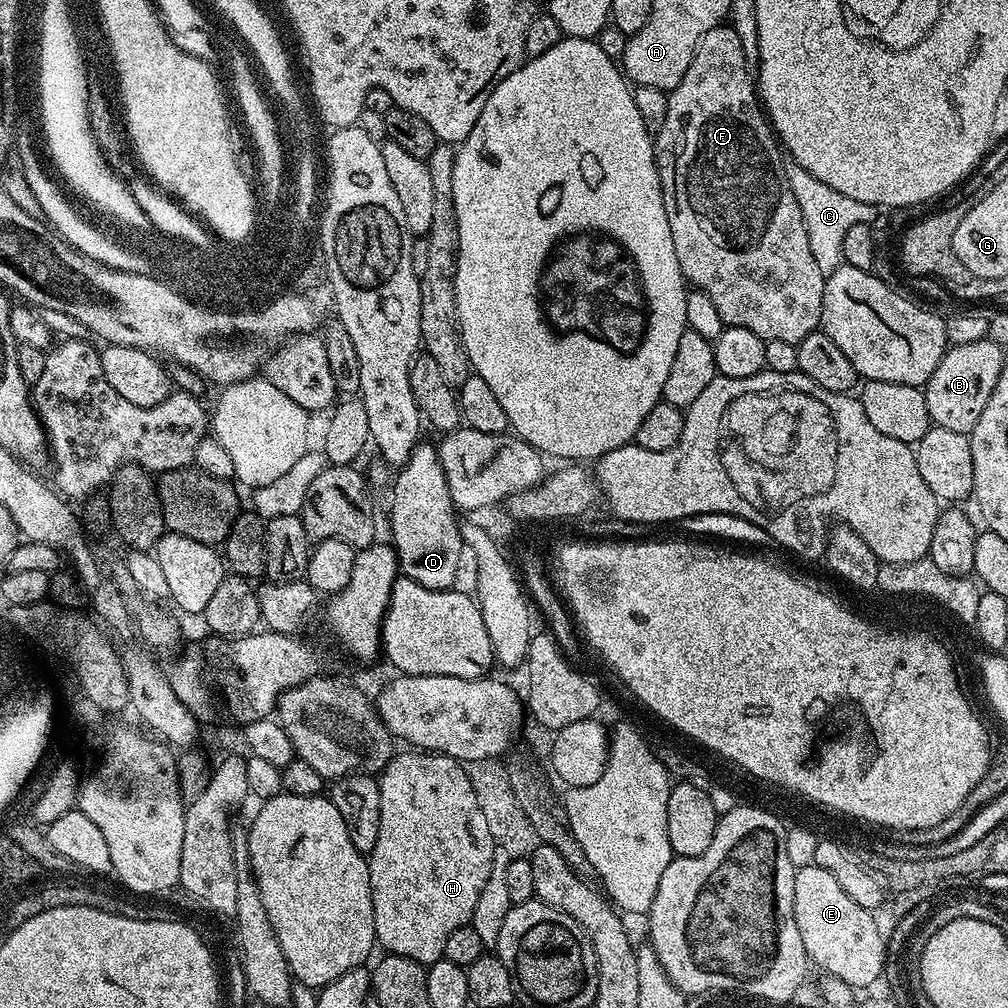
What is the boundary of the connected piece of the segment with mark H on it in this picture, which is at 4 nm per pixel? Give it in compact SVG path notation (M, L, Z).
M404 750L401 754L393 755L392 761L384 767L383 772L379 773L380 782L380 817L378 818L378 842L374 842L374 850L367 853L366 859L368 869L370 870L370 890L372 891L372 901L374 902L374 930L376 931L376 943L383 949L385 953L393 956L401 956L402 958L414 958L414 962L425 966L444 959L444 951L446 950L446 942L450 939L450 934L454 934L454 930L458 930L464 924L471 924L472 915L474 914L474 906L478 903L478 897L482 895L482 886L486 886L486 878L490 878L490 870L492 869L492 859L496 853L497 846L492 840L490 829L486 826L486 817L482 815L482 806L478 806L478 797L474 794L474 786L470 786L470 778L468 777L467 767L461 761L455 760L453 756L441 756L438 752L425 752L423 750Z

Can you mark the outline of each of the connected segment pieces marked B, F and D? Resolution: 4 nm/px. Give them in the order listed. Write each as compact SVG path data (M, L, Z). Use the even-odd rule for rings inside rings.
M987 338L949 347L922 389L935 427L972 433L982 410L986 410L986 402L990 402L990 394L994 394L994 386L998 386L998 374L1002 374L1006 362L1004 352L1001 345Z
M722 23L714 30L706 30L694 50L694 58L690 62L690 70L682 74L682 82L667 93L668 109L666 122L662 123L660 132L654 136L656 150L656 169L660 172L660 189L664 195L666 218L670 222L670 238L674 238L674 254L678 254L680 269L685 281L693 289L702 291L714 302L718 314L729 328L745 328L750 334L758 334L763 340L777 340L798 345L806 334L817 331L822 324L822 298L826 277L818 270L818 262L814 262L814 253L810 251L810 238L806 234L806 222L802 222L802 210L798 210L798 201L794 198L794 190L790 190L790 182L786 178L785 157L781 145L772 130L768 117L761 105L758 95L758 84L754 72L747 68L745 55L742 52L741 39L733 28Z
M427 442L417 444L414 454L405 462L403 468L395 473L391 488L392 509L388 512L388 524L392 527L390 544L396 550L399 571L418 582L418 586L426 586L426 590L446 592L455 589L456 579L460 576L460 555L465 555L466 545L461 521L456 521L458 509L450 498L450 486L446 484L446 474L442 470L437 445Z

